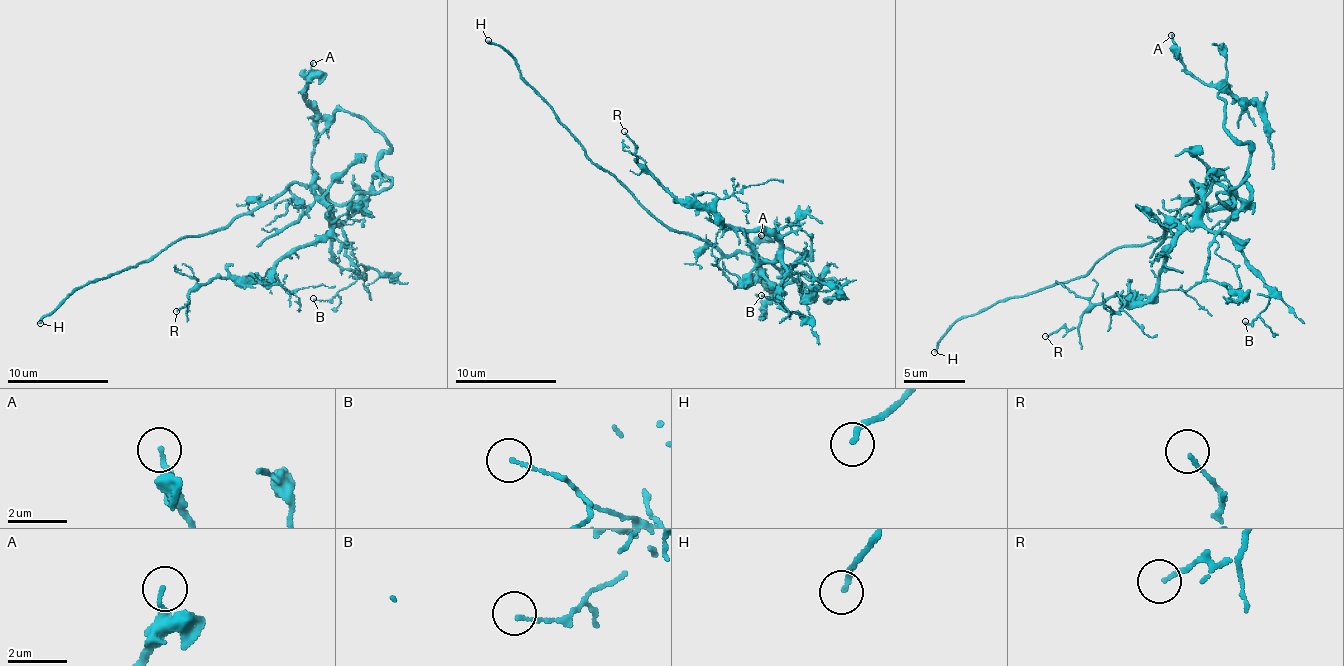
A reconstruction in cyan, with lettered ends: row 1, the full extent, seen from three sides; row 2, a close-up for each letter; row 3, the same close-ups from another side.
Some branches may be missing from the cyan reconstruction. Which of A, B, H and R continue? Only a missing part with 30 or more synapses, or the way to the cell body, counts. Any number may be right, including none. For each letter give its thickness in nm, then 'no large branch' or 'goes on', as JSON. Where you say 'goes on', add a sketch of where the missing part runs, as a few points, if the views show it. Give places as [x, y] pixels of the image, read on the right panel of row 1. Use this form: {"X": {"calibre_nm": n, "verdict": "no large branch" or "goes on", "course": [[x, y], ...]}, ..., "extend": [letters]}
{"A": {"calibre_nm": 150, "verdict": "no large branch"}, "B": {"calibre_nm": 130, "verdict": "no large branch"}, "H": {"calibre_nm": 200, "verdict": "goes on", "course": [[934, 352], [928, 336], [947, 361]]}, "R": {"calibre_nm": 120, "verdict": "no large branch"}, "extend": ["H"]}

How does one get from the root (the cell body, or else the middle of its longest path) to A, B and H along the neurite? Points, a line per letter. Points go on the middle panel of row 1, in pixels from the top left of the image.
A: (735, 253), (778, 285), (806, 273), (839, 295), (799, 273), (771, 290), (761, 235)
B: (735, 253), (778, 260), (786, 270), (781, 303), (804, 316), (761, 295)
H: (735, 253), (723, 255), (702, 240), (662, 225), (586, 154), (553, 108), (520, 76), (518, 63), (488, 40)

